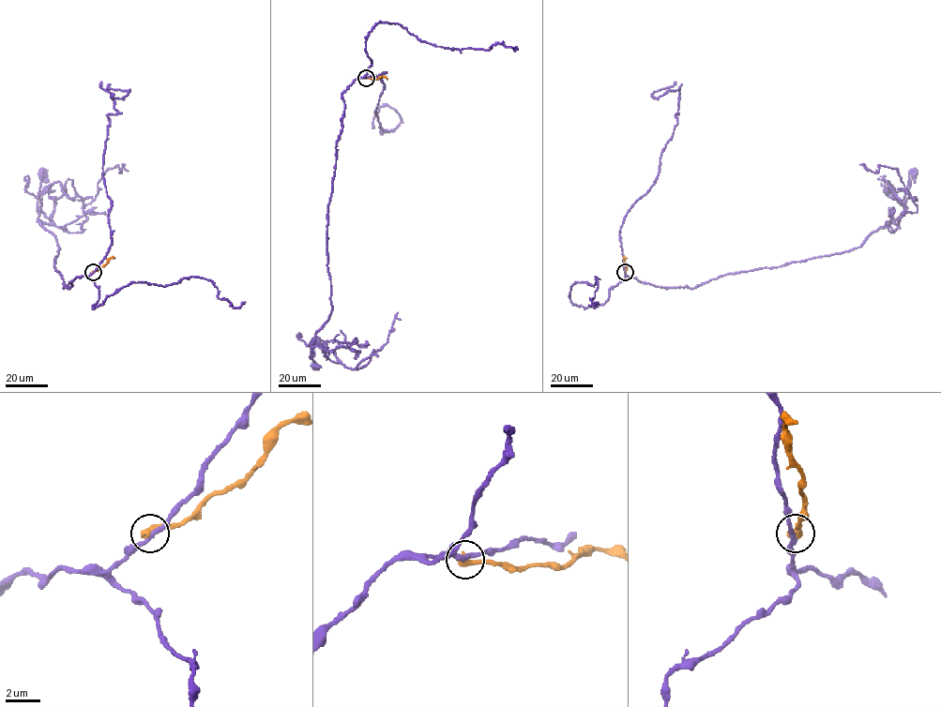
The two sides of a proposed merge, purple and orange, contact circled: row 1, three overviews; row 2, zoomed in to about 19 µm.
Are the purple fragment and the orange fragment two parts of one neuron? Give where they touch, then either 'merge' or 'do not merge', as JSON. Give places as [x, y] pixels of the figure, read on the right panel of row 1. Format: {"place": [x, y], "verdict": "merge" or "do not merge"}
{"place": [625, 272], "verdict": "do not merge"}

